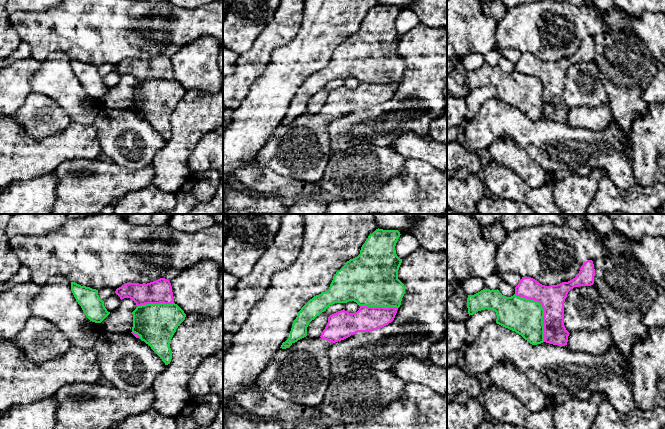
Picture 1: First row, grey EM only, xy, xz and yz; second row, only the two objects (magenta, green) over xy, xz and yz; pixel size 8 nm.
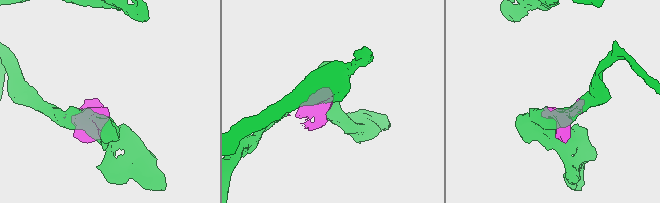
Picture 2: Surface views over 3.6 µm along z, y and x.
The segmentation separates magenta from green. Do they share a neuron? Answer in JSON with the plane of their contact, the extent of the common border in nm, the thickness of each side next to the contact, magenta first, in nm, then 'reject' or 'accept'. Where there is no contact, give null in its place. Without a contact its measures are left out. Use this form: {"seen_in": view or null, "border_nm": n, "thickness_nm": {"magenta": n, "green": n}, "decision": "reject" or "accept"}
{"seen_in": "yz", "border_nm": 460, "thickness_nm": {"magenta": 200, "green": 280}, "decision": "reject"}

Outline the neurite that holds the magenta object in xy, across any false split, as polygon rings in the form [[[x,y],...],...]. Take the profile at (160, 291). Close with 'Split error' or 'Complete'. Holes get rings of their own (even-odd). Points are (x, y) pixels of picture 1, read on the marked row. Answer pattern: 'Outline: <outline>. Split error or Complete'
Outline: [[[165,278],[147,284],[125,283],[117,288],[115,293],[121,300],[124,298],[132,299],[137,306],[174,303],[171,283]]]. Complete

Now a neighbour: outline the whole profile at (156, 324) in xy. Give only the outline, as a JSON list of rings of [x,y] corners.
[[[160,303],[137,306],[132,314],[132,332],[148,344],[165,365],[170,364],[170,342],[176,329],[185,320],[184,311],[175,303]]]

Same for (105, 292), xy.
[[[103,287],[100,290],[98,290],[98,295],[100,299],[103,301],[109,298],[113,293],[114,293],[114,289],[110,287]]]

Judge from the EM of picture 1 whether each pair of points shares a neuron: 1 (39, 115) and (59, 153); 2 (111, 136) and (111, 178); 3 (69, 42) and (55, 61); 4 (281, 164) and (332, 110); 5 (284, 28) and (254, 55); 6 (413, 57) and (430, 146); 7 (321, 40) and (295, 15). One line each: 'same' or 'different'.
1: different
2: different
3: different
4: same
5: same
6: different
7: different

